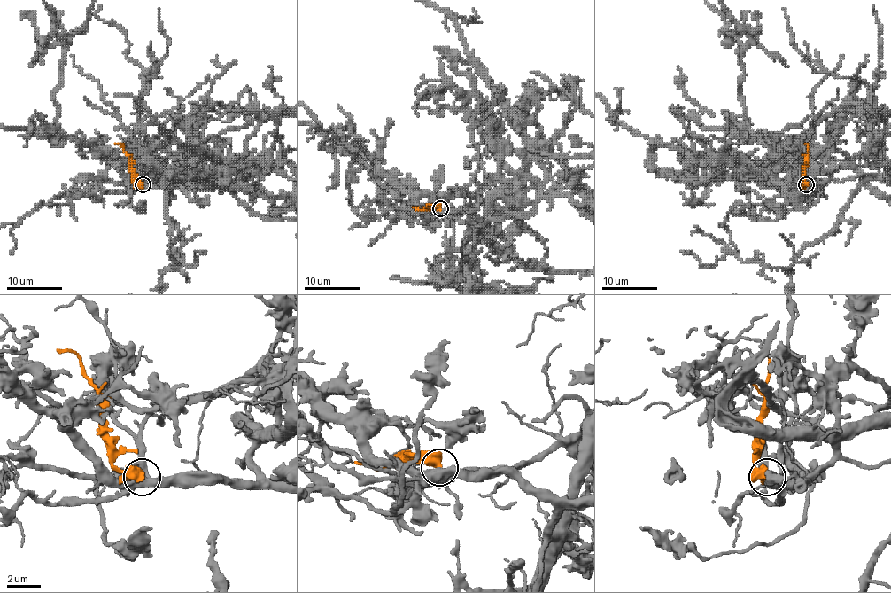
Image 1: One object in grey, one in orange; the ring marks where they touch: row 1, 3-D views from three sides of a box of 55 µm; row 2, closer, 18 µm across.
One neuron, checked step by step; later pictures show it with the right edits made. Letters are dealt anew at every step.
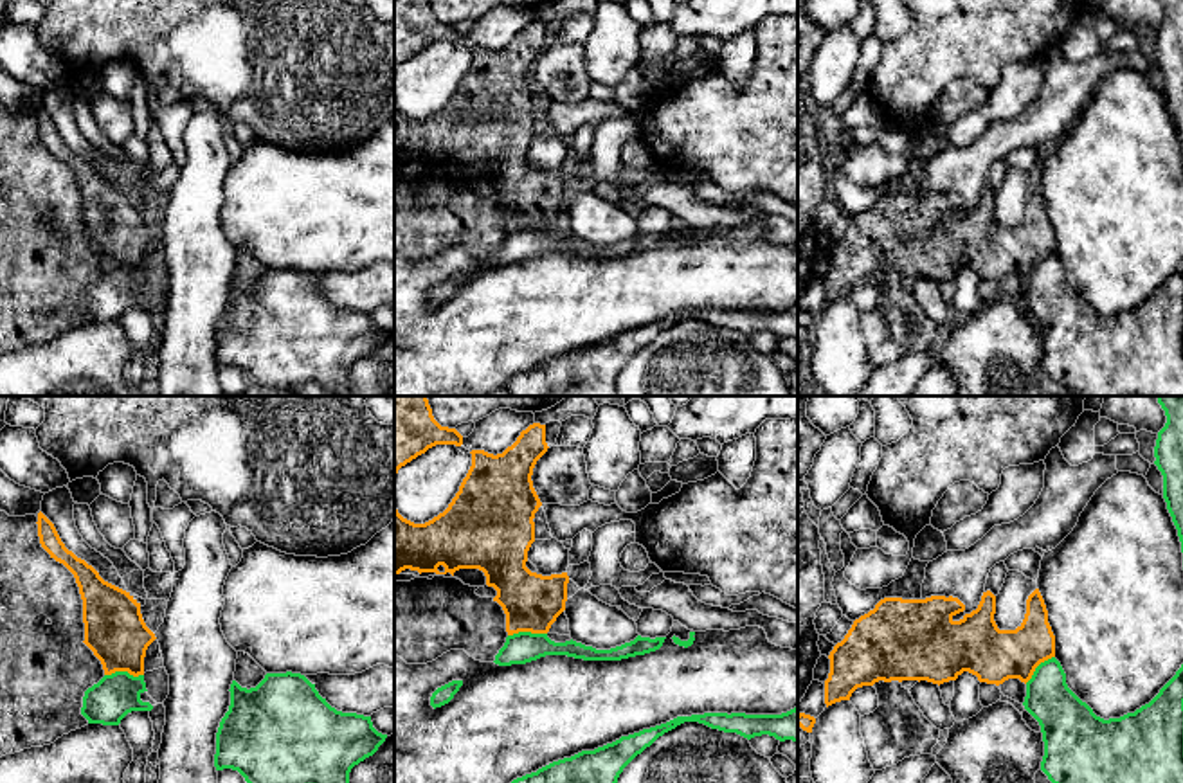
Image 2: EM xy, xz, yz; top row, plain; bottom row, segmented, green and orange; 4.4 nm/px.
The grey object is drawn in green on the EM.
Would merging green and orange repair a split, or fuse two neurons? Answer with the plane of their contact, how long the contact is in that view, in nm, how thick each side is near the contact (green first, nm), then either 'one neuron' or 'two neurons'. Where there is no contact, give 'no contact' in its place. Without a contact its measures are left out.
contact in xy; length 180 nm; calibres 200 and 280 nm; two neurons

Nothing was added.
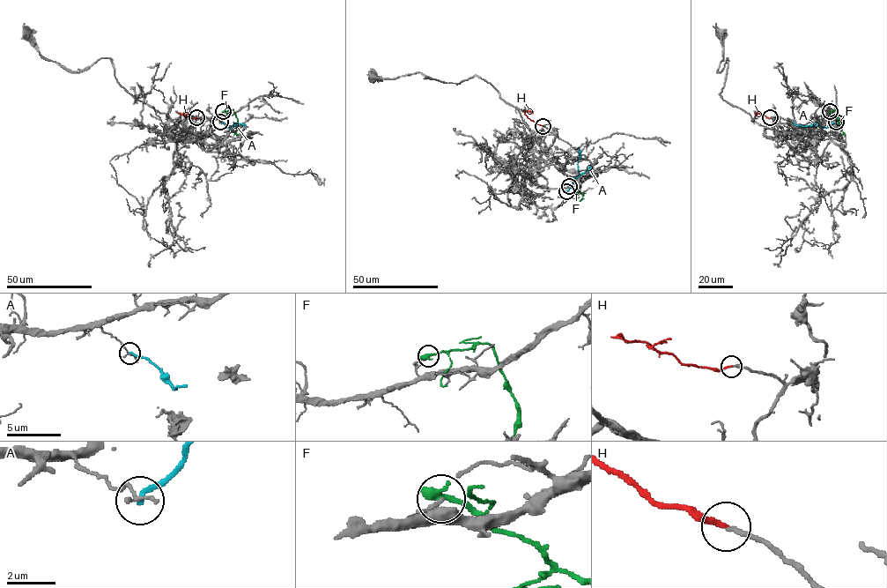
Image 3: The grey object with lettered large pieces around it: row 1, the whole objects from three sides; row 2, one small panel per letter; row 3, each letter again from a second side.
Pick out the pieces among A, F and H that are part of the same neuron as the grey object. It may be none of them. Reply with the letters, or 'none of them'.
H

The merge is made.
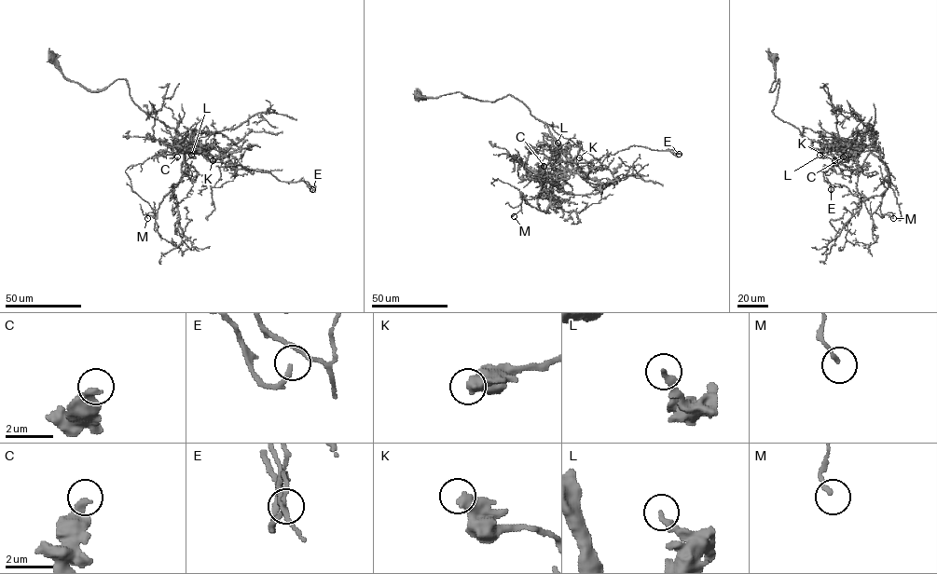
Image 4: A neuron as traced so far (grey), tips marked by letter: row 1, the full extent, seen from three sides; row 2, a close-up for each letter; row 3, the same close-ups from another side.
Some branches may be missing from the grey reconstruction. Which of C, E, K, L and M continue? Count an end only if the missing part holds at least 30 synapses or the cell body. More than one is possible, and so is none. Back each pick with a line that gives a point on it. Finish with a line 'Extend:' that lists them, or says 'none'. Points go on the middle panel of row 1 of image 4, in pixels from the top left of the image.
C: place (544, 166)
Extend: C

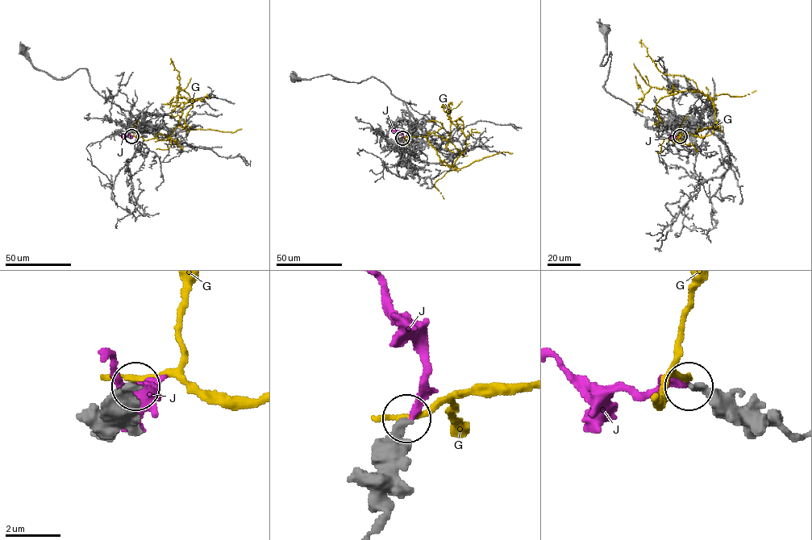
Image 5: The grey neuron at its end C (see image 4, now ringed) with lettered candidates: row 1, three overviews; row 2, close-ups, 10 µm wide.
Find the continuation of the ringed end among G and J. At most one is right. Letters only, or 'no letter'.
J

